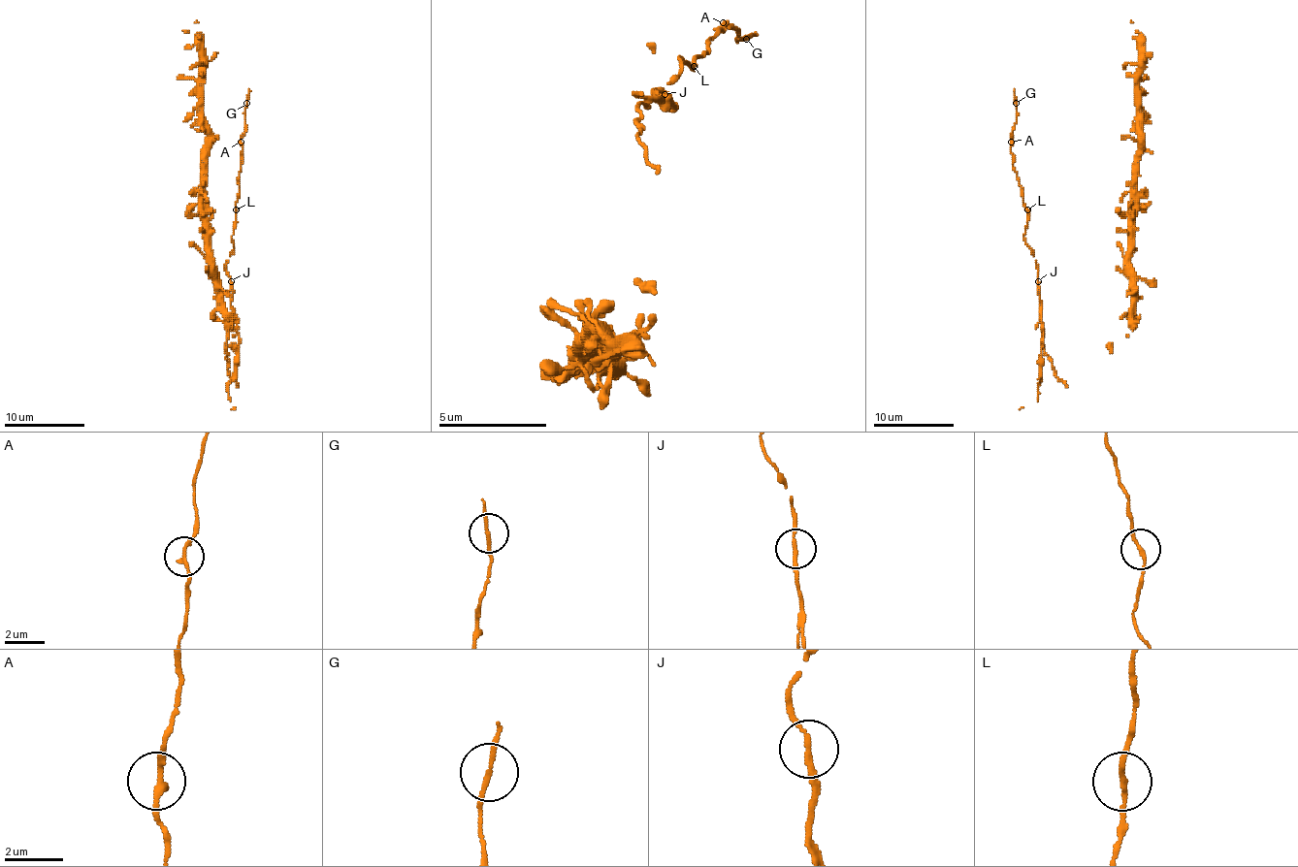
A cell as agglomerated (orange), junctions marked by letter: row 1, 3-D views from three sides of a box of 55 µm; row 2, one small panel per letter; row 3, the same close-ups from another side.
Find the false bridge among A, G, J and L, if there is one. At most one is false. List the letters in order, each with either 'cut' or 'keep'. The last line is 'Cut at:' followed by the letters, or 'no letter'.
A: keep
G: keep
J: cut
L: keep
Cut at: J

